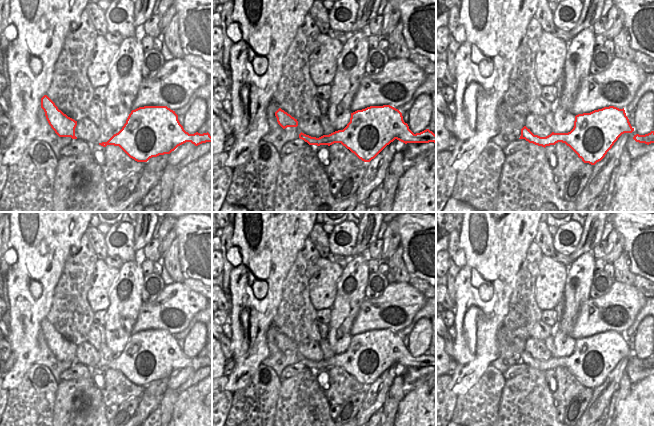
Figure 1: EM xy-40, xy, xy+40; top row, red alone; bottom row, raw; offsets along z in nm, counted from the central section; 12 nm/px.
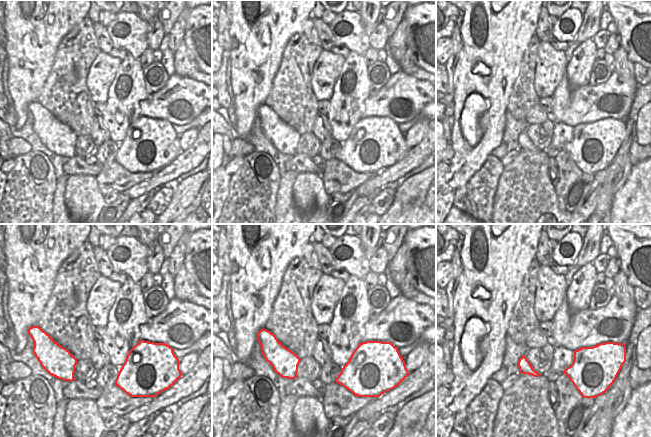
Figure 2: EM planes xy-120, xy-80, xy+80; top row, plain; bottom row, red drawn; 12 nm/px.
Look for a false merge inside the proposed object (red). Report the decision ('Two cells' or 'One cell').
One cell.

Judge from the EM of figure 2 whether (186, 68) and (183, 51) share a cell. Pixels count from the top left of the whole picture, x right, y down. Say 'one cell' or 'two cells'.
one cell

